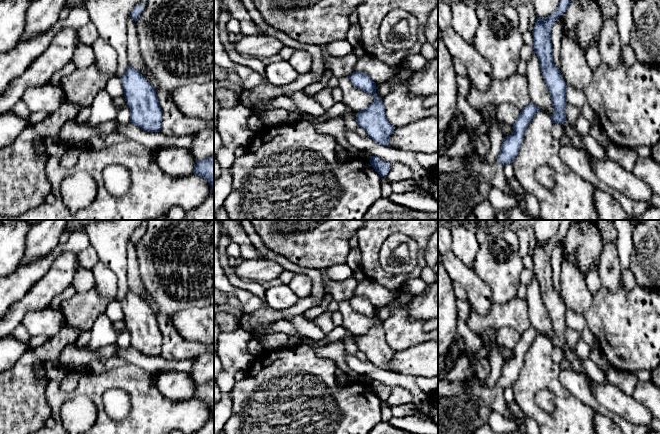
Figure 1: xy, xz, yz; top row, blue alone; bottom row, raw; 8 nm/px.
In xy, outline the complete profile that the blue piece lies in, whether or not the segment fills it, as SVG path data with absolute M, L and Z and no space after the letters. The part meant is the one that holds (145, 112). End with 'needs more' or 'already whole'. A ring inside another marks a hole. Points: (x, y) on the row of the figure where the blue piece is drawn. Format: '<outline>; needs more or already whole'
M128 67L120 78L130 108L130 122L147 132L160 132L162 110L153 86L135 68Z; already whole

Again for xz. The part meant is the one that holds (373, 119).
M354 72L348 76L352 85L375 97L375 100L364 110L358 110L355 117L359 127L367 131L368 137L379 145L391 147L390 135L395 127L386 118L382 98L377 96L376 83L363 72Z; already whole

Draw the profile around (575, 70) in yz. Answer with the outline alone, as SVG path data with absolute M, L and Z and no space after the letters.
M563 35L560 49L560 73L567 85L582 91L593 78L594 71L589 66L586 55L577 41Z

